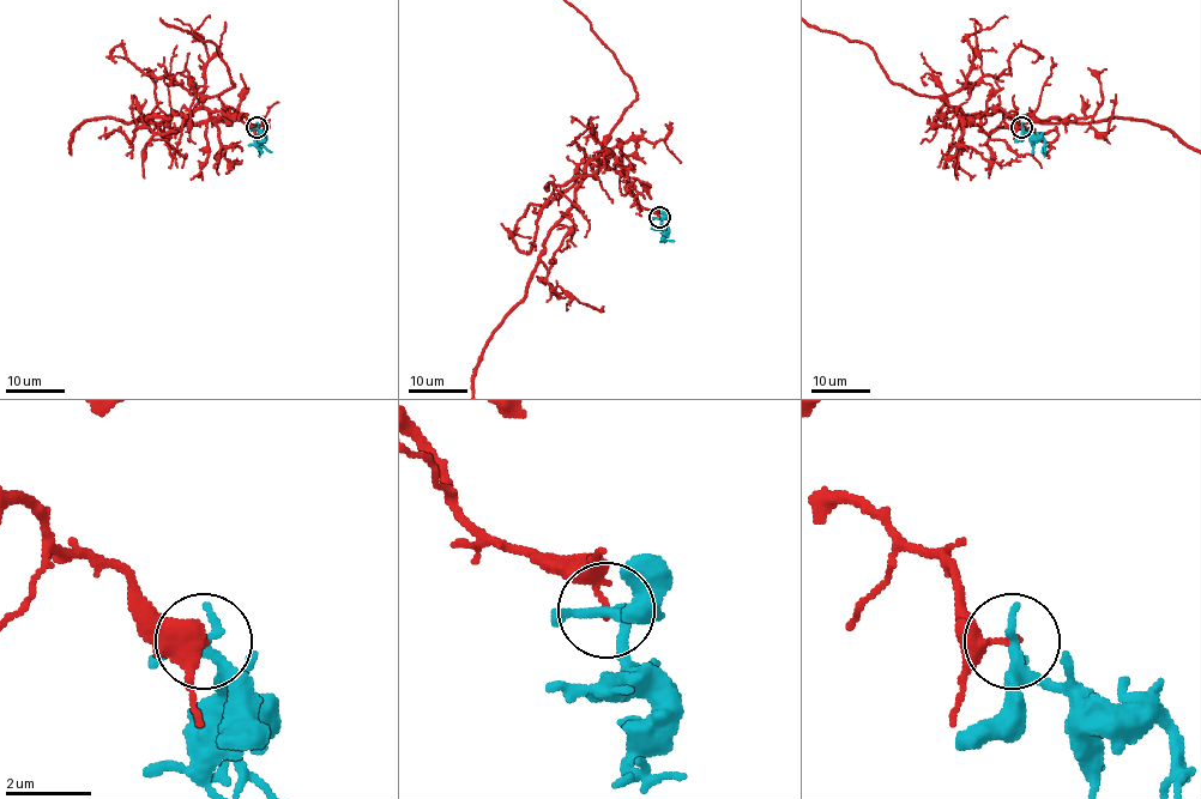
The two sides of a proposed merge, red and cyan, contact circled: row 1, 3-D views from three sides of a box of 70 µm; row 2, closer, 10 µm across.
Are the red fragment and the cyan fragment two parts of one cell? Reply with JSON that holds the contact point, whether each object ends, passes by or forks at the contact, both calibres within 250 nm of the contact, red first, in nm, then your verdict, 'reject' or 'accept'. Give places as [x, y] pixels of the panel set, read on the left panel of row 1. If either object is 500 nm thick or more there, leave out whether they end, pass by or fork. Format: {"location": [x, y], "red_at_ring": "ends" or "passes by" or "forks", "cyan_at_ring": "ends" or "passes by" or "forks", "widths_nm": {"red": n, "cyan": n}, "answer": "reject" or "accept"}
{"location": [257, 127], "red_at_ring": "ends", "cyan_at_ring": "forks", "widths_nm": {"red": 240, "cyan": 200}, "answer": "reject"}

